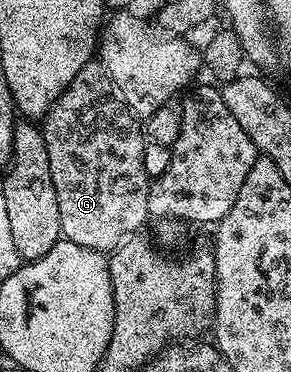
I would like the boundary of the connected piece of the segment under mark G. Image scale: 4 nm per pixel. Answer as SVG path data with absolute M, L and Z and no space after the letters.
M98 61L83 66L81 73L69 81L69 89L57 97L42 120L45 149L49 149L49 173L57 193L57 213L61 213L62 238L73 241L73 245L110 253L116 251L125 239L132 238L143 222L148 222L149 177L145 173L145 138L135 123L138 123L136 116L127 110Z

